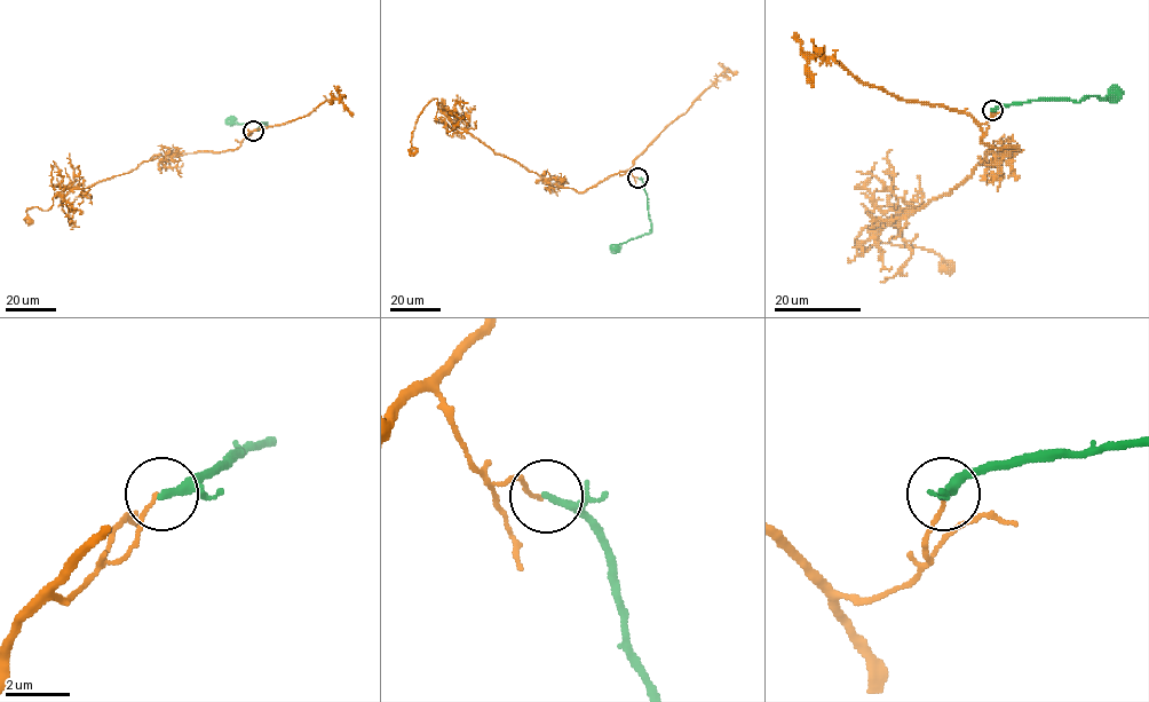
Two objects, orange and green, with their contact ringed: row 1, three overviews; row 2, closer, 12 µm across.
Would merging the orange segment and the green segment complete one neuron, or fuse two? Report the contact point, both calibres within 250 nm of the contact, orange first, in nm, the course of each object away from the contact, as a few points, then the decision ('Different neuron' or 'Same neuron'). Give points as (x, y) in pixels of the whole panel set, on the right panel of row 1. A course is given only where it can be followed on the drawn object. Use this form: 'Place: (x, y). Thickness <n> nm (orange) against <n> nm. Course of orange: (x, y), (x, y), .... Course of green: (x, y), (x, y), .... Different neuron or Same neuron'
Place: (992, 110). Thickness 100 nm (orange) against 260 nm. Course of orange: (992, 110), (983, 142), (1017, 148), (855, 242), (934, 251), (951, 274). Course of green: (992, 110), (1023, 102), (1055, 99), (1076, 102), (1087, 96), (1115, 96). Different neuron

